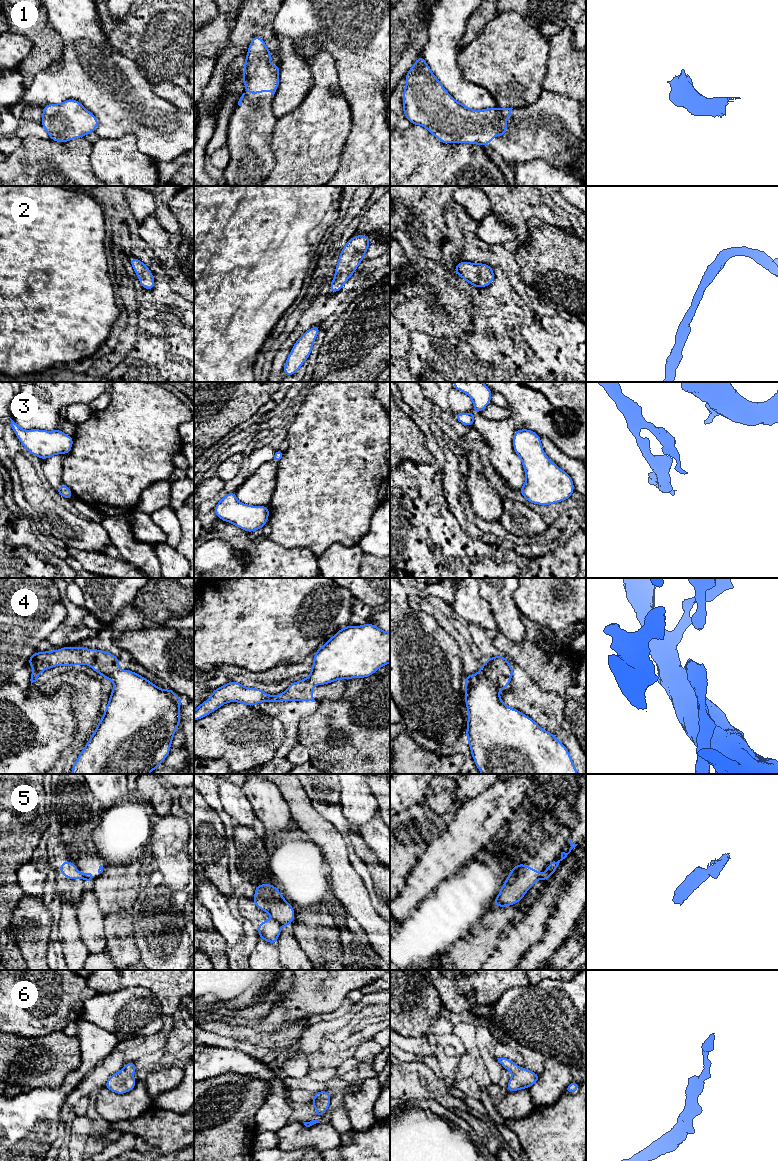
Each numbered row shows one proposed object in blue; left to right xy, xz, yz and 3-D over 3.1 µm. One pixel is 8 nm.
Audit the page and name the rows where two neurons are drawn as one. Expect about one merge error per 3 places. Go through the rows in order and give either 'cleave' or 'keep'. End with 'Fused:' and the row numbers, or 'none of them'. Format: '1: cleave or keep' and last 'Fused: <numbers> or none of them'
1: keep
2: keep
3: keep
4: cleave
5: cleave
6: keep
Fused: 4, 5

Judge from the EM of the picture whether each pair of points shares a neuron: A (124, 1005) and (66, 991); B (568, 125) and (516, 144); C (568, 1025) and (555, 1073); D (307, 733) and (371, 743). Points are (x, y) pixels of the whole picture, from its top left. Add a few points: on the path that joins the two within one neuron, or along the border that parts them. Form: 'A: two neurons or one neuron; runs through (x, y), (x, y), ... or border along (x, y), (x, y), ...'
A: two neurons; border along (97, 993), (85, 1001), (81, 1018)
B: one neuron; runs through (555, 125), (550, 129), (529, 133)
C: two neurons; border along (551, 1057), (567, 1066)
D: one neuron; runs through (323, 741), (327, 745), (355, 743)

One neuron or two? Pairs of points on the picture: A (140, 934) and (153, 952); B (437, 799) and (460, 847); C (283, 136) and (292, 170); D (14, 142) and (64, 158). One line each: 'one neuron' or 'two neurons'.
A: one neuron
B: two neurons
C: one neuron
D: two neurons

